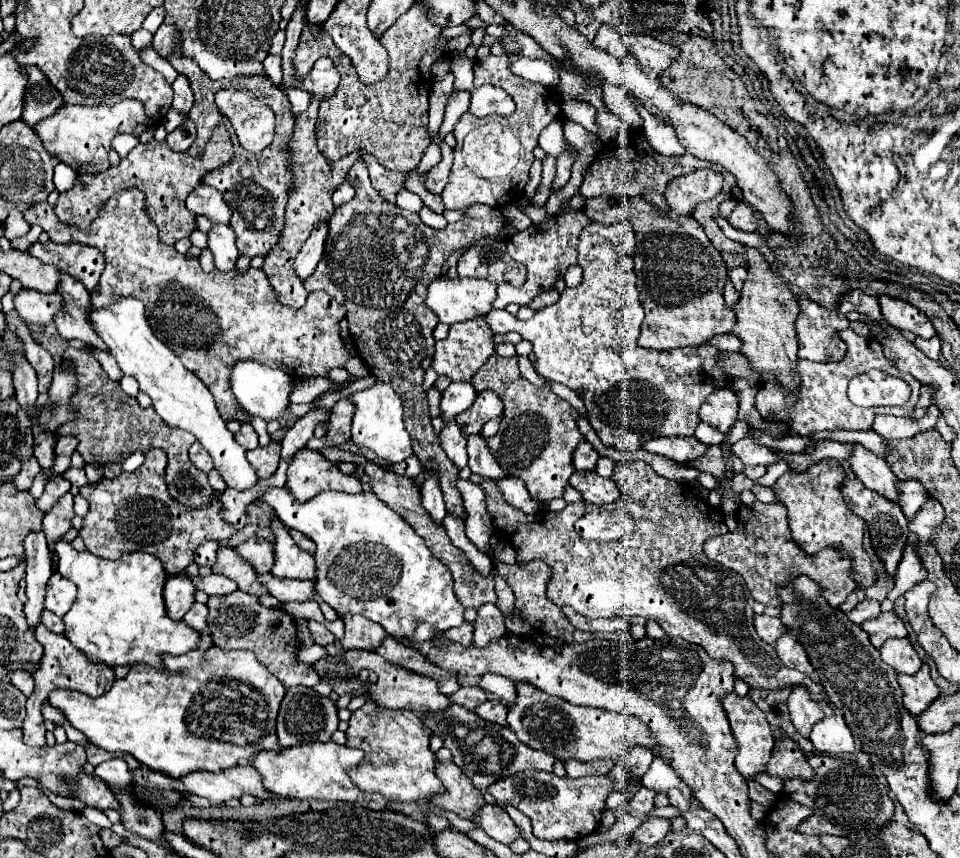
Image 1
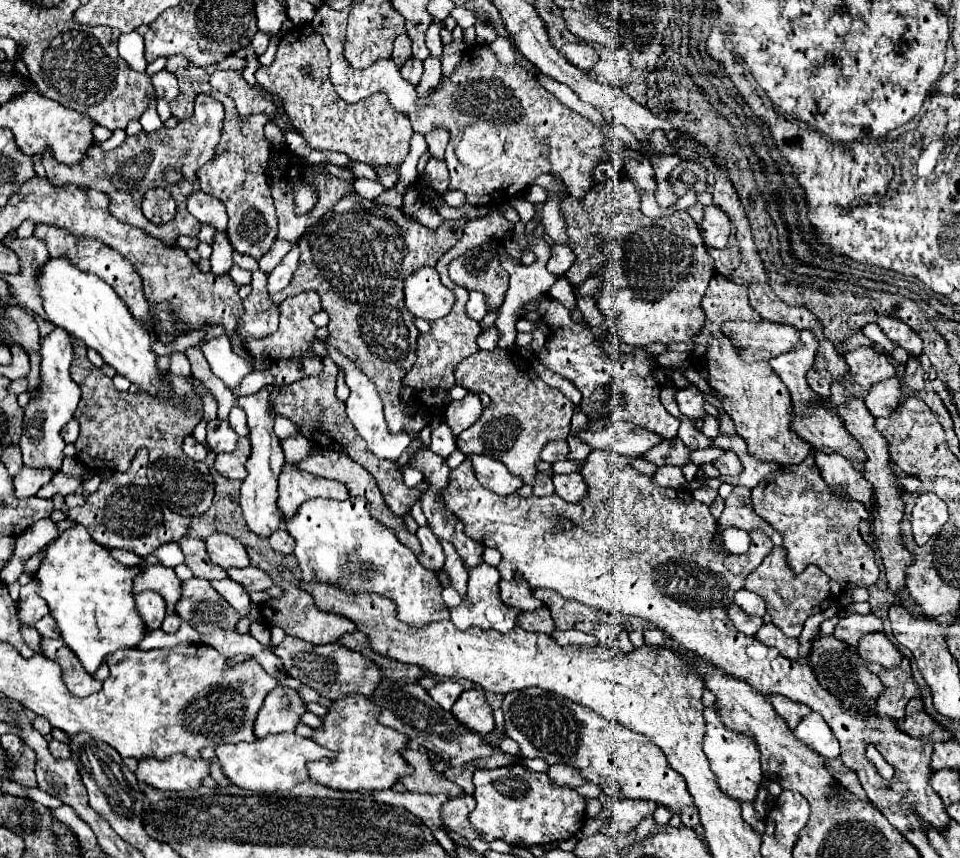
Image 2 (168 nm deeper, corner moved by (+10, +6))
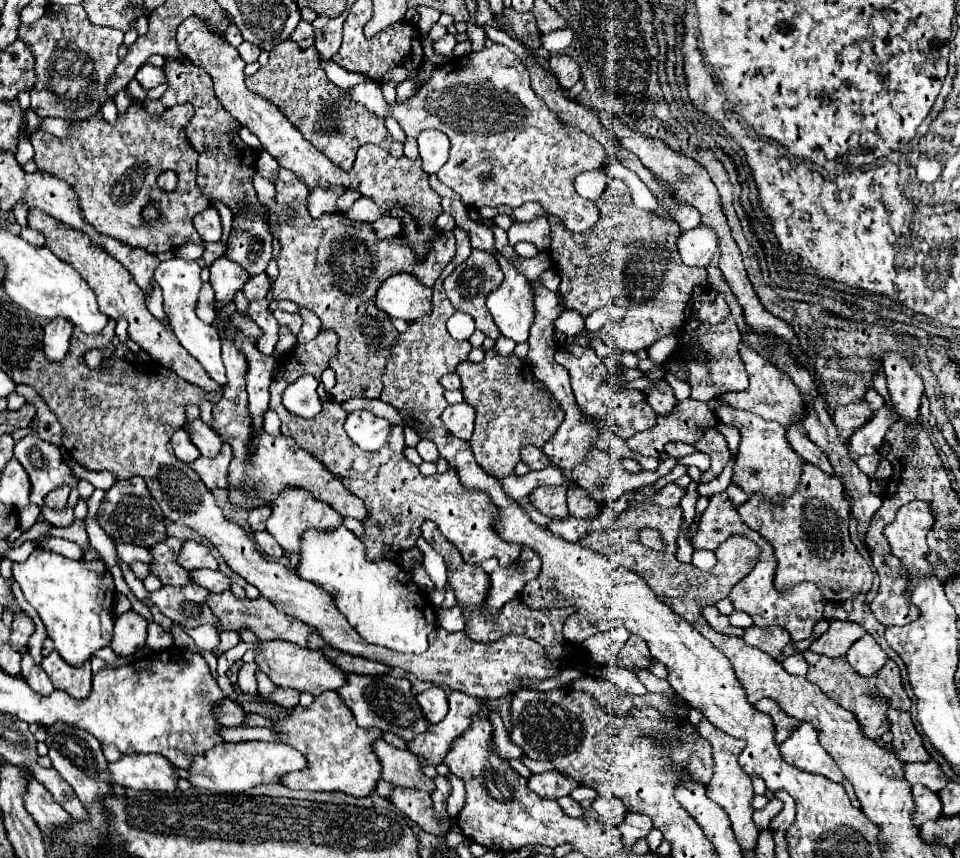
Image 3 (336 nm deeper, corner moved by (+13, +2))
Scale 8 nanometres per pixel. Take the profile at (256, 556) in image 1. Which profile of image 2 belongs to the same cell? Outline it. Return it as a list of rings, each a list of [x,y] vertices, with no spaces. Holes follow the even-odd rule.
[[[218,533],[218,535],[210,535],[204,543],[208,547],[210,559],[224,569],[250,565],[250,557],[246,553],[246,547],[236,537]]]

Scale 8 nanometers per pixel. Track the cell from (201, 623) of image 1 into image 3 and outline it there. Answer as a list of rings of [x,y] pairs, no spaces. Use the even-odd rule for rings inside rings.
[[[149,623],[147,627],[147,641],[145,641],[145,647],[153,649],[153,651],[163,651],[163,649],[169,649],[173,645],[173,637],[171,633],[165,633],[161,629],[159,623]]]

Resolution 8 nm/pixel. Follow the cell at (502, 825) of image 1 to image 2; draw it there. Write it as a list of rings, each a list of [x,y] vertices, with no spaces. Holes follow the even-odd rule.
[[[460,795],[456,799],[448,799],[442,807],[442,819],[446,821],[448,829],[460,833],[464,839],[482,839],[482,833],[470,823],[468,815],[474,811],[476,801],[472,795]]]

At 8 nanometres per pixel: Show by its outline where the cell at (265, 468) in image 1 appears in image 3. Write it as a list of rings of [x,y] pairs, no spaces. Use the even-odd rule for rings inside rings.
[[[223,443],[221,451],[217,457],[213,459],[205,459],[205,457],[197,457],[193,463],[189,463],[189,467],[201,477],[201,481],[207,485],[207,489],[225,489],[227,487],[227,467],[231,461],[233,453],[231,453],[231,445]]]

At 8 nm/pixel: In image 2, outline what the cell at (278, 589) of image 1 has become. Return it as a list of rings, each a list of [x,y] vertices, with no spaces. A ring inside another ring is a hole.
[[[258,567],[228,569],[228,575],[230,575],[230,579],[234,579],[242,587],[246,587],[248,591],[266,591],[274,585],[272,577],[268,573],[264,573],[262,569],[258,569]]]

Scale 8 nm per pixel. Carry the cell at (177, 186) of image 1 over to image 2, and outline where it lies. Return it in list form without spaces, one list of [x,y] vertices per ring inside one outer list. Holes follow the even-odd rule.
[[[198,95],[194,115],[180,121],[174,129],[162,127],[154,133],[140,131],[134,137],[126,137],[124,143],[120,147],[112,149],[112,151],[102,151],[98,147],[98,143],[94,143],[90,153],[86,155],[86,161],[82,161],[78,165],[58,163],[58,161],[54,161],[54,157],[50,157],[50,153],[44,153],[42,155],[42,165],[46,169],[46,177],[50,179],[50,183],[56,189],[64,187],[64,185],[78,185],[78,187],[84,187],[84,189],[104,191],[104,193],[110,195],[110,213],[114,213],[124,223],[140,227],[142,231],[146,231],[152,237],[164,241],[166,245],[174,245],[180,235],[196,237],[198,231],[200,231],[200,223],[194,221],[194,217],[190,217],[190,213],[186,209],[186,197],[194,189],[200,187],[198,179],[196,179],[198,167],[202,167],[204,163],[208,163],[216,155],[216,147],[218,147],[220,133],[222,133],[222,121],[224,121],[222,103],[208,97],[208,95]],[[168,167],[180,169],[180,173],[182,173],[182,179],[174,185],[168,183],[166,177],[164,177],[164,171]],[[152,187],[164,187],[172,193],[172,197],[176,201],[176,217],[172,221],[152,223],[144,217],[140,205],[142,205],[144,193]]]

